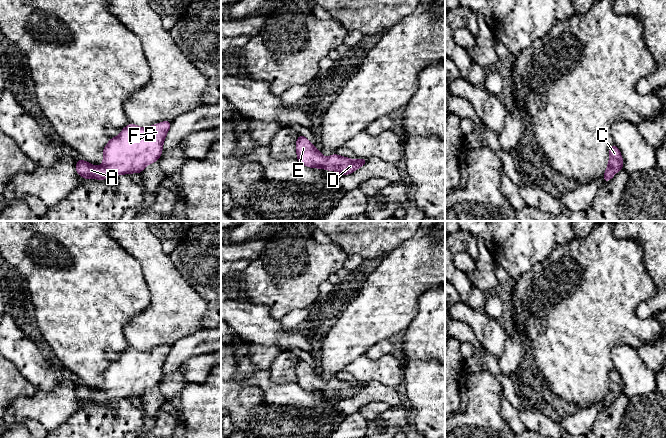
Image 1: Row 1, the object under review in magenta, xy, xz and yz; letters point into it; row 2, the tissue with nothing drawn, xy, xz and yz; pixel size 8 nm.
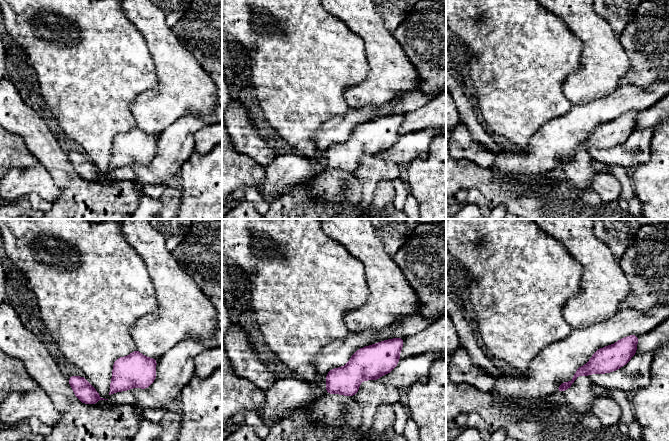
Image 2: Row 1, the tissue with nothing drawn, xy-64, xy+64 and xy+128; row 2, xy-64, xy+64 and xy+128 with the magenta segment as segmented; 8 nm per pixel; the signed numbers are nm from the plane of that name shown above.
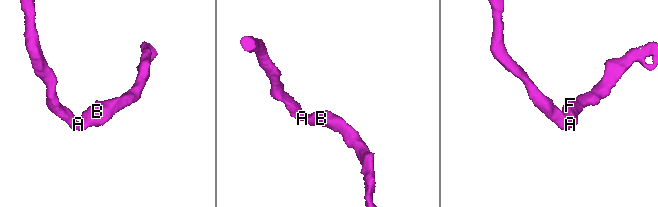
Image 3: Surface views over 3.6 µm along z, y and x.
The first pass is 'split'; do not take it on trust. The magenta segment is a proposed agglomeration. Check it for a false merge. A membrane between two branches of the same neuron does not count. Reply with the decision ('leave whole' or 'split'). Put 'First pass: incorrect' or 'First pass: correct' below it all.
leave whole
First pass: incorrect

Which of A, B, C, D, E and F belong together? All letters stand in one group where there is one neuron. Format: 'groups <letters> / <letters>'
groups A B C D E F

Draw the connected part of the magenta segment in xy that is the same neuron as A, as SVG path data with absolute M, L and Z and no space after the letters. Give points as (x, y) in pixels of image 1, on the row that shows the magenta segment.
M164 121L148 128L129 123L104 147L101 167L79 159L77 174L85 179L105 180L113 175L141 173L148 164L158 161L171 123Z

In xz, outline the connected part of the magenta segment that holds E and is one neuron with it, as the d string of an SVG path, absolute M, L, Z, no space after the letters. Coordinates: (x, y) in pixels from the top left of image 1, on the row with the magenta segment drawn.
M299 135L296 142L297 160L310 168L320 168L329 171L338 171L341 176L353 173L362 167L368 159L353 159L332 154L325 158L313 144L302 135Z

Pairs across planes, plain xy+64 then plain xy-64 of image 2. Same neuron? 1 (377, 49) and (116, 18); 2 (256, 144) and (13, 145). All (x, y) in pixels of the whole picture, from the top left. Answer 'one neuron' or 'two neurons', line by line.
1: two neurons
2: two neurons

